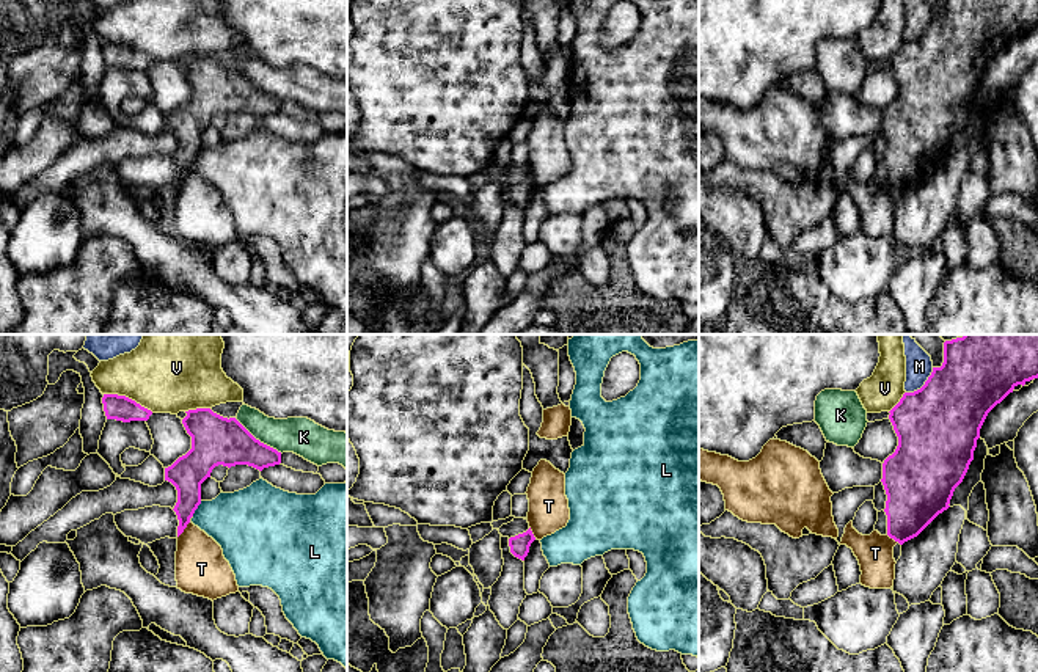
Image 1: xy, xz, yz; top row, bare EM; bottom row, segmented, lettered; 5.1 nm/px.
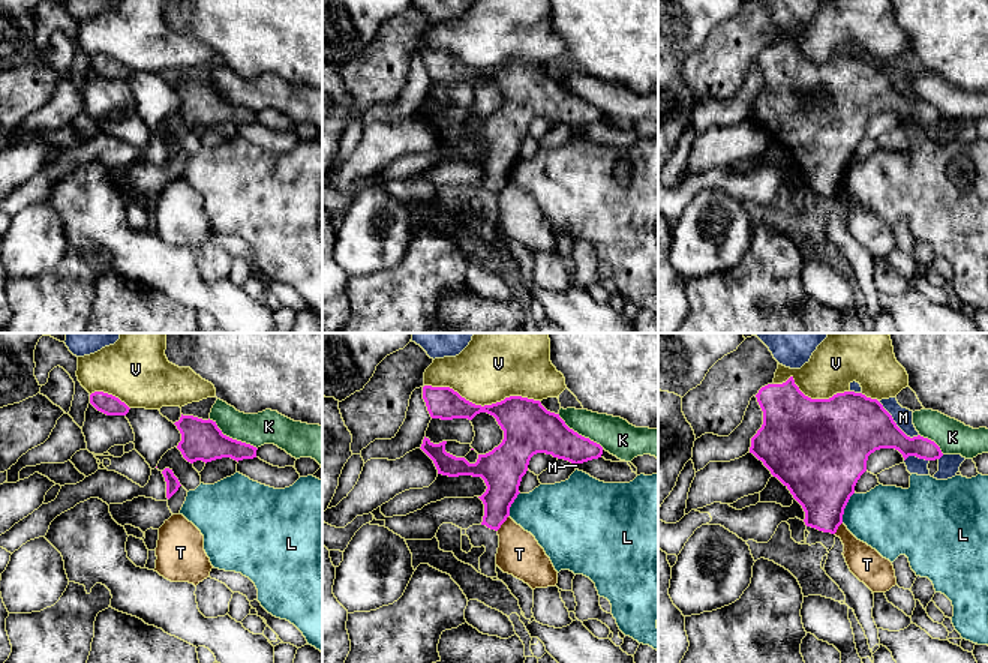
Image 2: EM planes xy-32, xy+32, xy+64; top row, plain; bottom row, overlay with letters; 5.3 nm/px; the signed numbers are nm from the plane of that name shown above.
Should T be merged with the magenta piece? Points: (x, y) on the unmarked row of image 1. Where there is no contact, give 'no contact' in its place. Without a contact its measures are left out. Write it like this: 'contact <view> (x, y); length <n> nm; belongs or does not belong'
contact xy (184, 176); length 110 nm; does not belong

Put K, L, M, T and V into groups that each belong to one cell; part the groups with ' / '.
K / L / M / T / V

